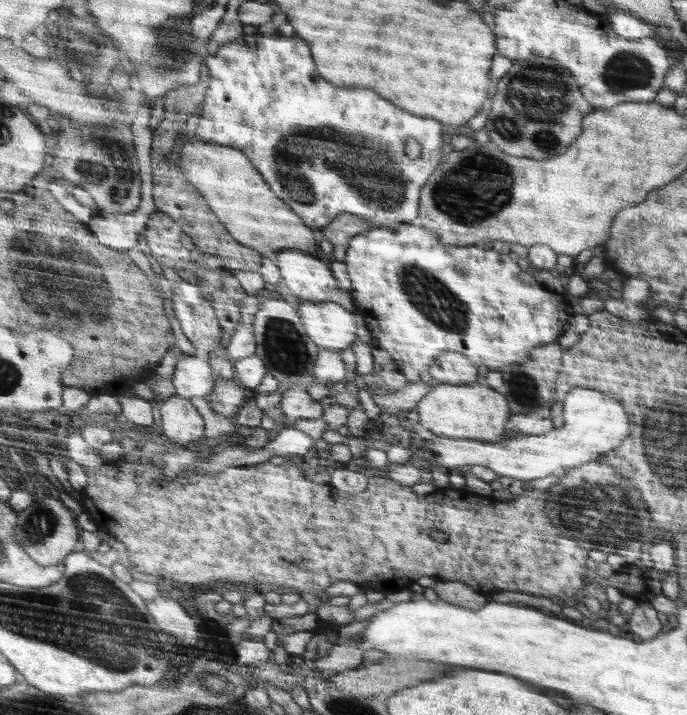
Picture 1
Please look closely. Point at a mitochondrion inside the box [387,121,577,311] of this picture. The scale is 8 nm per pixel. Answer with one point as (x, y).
(484, 184)

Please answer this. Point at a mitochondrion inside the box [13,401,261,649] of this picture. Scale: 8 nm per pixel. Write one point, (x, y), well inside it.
(41, 525)

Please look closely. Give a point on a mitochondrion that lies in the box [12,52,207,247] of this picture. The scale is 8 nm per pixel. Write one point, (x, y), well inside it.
(106, 166)

